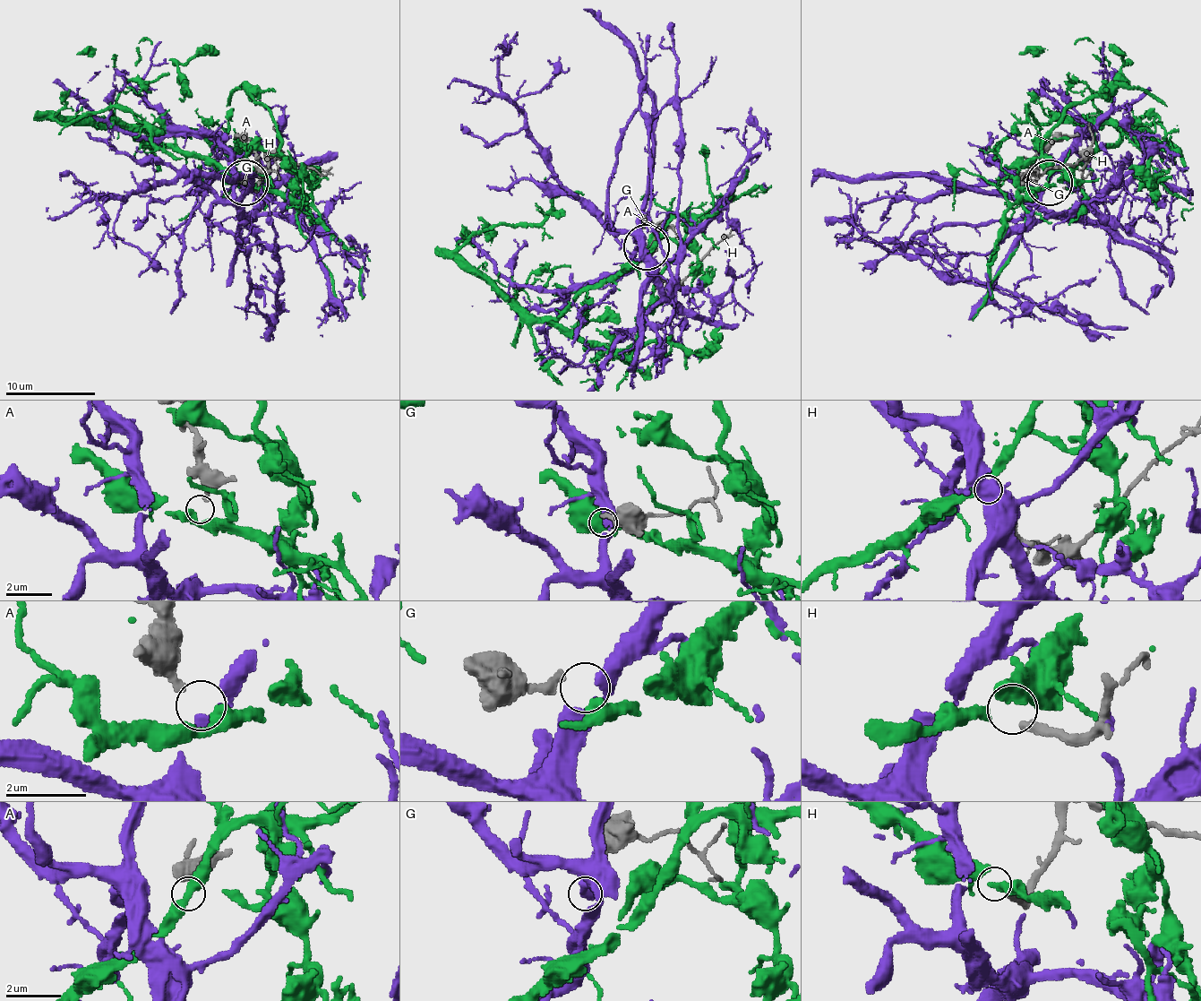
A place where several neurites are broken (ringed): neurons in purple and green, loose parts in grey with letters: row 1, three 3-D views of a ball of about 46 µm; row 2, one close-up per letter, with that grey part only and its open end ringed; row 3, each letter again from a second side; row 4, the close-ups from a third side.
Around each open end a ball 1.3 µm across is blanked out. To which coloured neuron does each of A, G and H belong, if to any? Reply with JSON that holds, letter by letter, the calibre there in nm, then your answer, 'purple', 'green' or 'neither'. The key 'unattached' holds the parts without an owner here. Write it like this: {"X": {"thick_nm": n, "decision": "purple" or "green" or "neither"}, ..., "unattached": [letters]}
{"A": {"thick_nm": 320, "decision": "neither"}, "G": {"thick_nm": 220, "decision": "purple"}, "H": {"thick_nm": 220, "decision": "green"}, "unattached": ["A"]}

